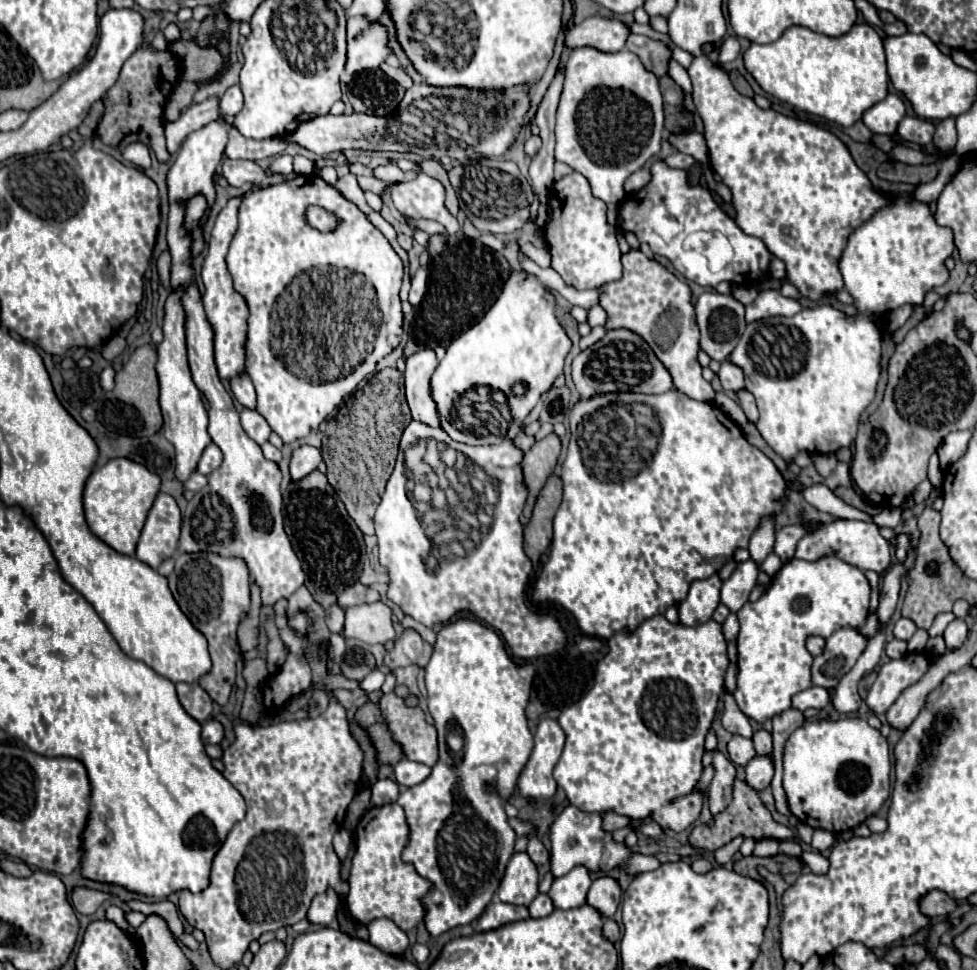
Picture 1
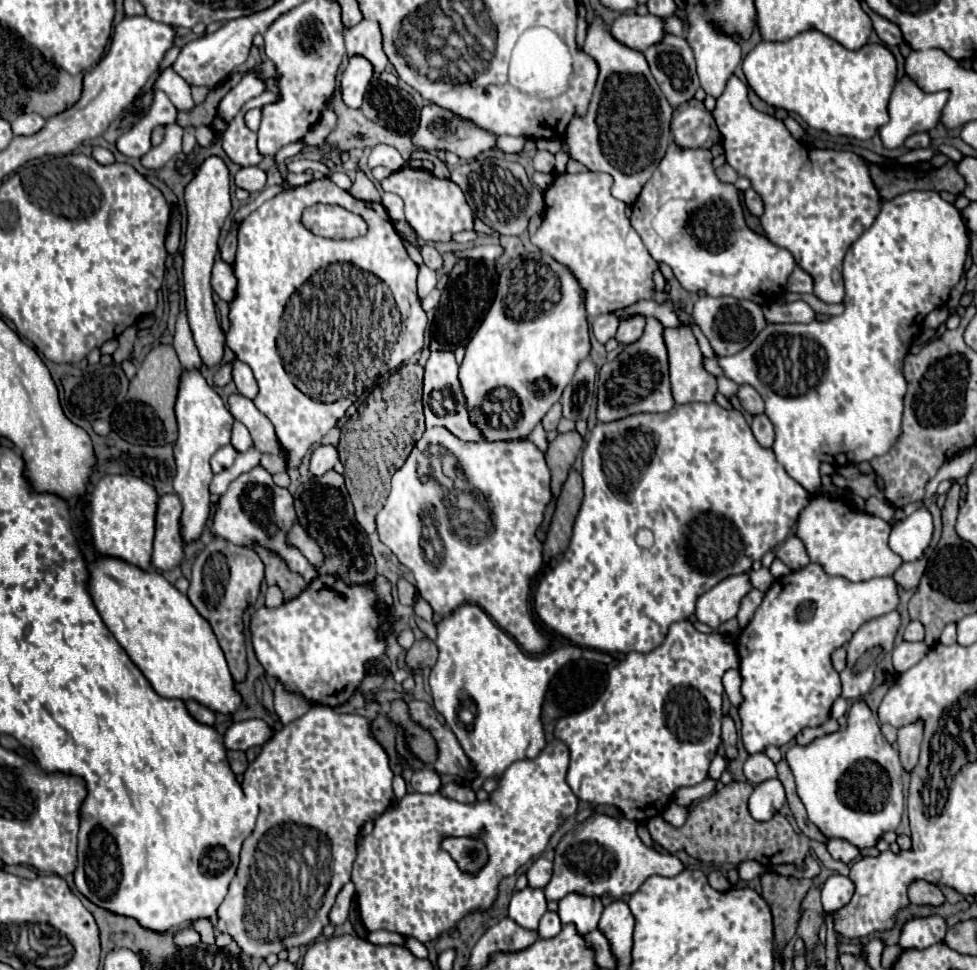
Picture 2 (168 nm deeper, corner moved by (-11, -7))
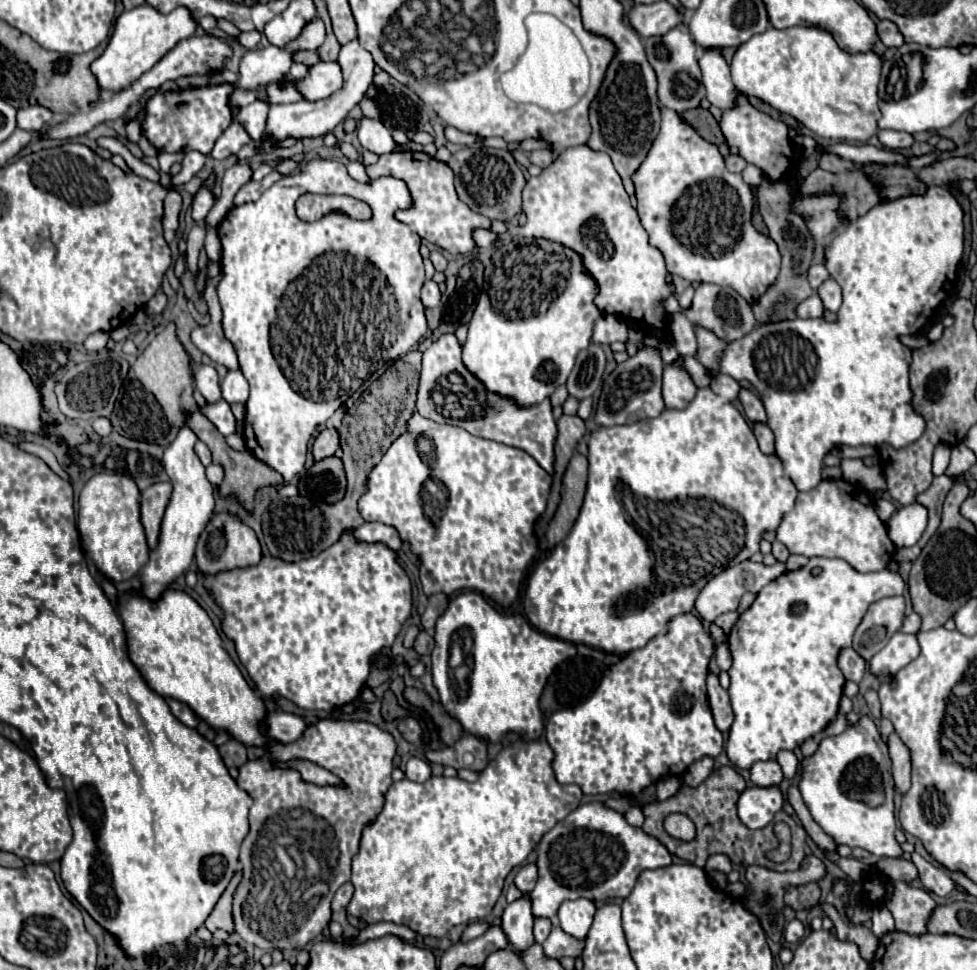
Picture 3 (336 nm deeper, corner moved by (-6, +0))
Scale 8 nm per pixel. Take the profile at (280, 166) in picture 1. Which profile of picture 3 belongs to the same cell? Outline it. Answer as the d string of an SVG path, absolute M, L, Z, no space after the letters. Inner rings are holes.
M217 275L217 277L207 281L205 301L209 305L211 323L195 327L191 331L191 341L211 361L215 361L219 365L225 365L227 369L239 369L237 353L235 353L233 345L227 341L227 337L223 335L223 327L221 327L221 307L219 307L219 299L217 299L217 293L215 293L215 287L217 287L219 281L221 281L221 275Z

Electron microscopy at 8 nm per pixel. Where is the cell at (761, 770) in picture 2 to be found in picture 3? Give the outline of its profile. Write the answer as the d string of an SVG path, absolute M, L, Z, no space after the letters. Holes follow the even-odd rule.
M759 761L751 767L749 773L757 787L777 787L783 781L783 771L777 761Z

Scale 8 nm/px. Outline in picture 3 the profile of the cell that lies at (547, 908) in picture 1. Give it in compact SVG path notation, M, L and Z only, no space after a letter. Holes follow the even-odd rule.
M537 919L537 921L535 921L533 933L535 933L535 941L537 941L539 945L547 939L549 931L551 931L551 921L549 921L549 919Z

